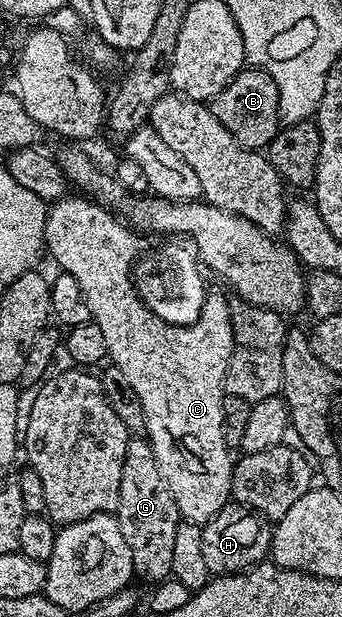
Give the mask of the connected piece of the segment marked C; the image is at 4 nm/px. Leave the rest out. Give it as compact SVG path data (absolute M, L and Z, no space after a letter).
M71 198L56 199L47 208L43 230L46 254L55 258L62 274L71 275L77 280L77 285L81 285L83 300L92 320L101 325L107 359L125 373L126 380L140 398L145 415L145 437L153 449L157 469L161 469L161 477L165 477L165 485L169 485L169 493L173 493L173 501L177 501L180 516L188 523L205 524L232 498L233 455L223 432L223 382L235 344L231 324L232 304L227 303L225 296L211 293L192 327L166 323L144 305L135 289L133 268L141 255L140 236L116 212L95 200Z

